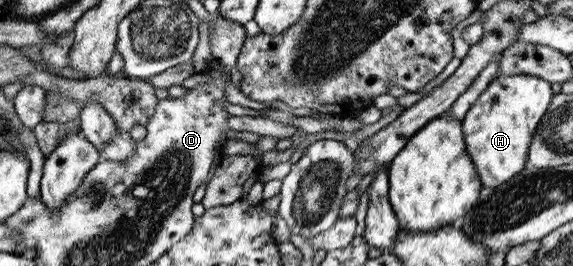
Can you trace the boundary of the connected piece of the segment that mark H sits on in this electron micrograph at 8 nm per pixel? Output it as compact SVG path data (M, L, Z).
M499 75L462 118L467 153L475 163L483 187L495 188L527 169L535 130L554 95L551 84L551 81L533 75Z

